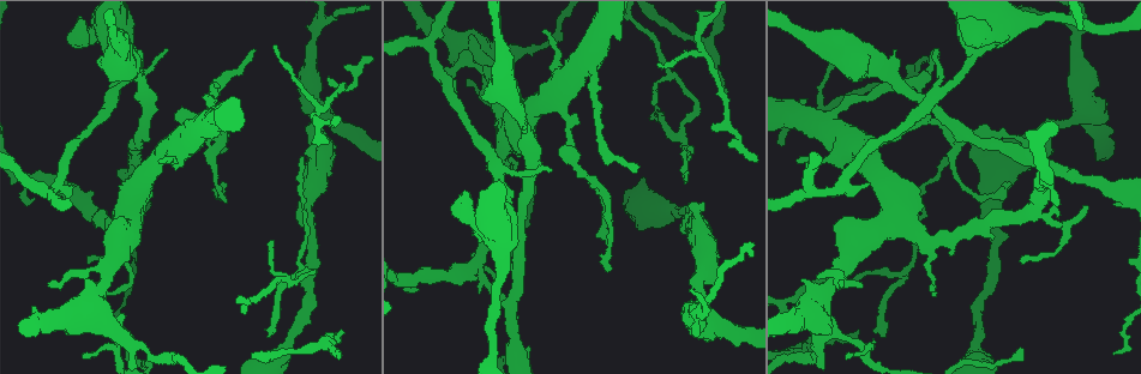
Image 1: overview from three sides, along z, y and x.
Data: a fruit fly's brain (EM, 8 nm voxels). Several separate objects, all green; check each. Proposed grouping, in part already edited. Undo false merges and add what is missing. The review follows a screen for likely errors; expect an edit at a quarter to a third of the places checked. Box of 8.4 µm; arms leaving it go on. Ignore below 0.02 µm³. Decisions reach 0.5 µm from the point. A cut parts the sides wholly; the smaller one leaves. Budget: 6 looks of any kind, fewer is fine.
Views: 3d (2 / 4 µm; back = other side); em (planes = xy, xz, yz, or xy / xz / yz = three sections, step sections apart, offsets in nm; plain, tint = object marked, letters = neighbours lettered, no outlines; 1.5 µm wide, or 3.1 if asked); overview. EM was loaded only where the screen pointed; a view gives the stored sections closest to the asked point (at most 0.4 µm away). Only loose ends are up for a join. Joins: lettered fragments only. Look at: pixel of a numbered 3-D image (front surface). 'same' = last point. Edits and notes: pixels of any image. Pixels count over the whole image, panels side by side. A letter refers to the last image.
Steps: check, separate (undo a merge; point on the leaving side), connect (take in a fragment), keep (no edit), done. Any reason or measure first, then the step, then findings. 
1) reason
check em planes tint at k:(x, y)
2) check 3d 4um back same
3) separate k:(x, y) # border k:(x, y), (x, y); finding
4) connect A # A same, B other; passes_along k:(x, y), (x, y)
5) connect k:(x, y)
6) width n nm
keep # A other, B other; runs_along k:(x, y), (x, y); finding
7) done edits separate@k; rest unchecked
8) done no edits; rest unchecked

check em planes letters at 1:(223, 183)

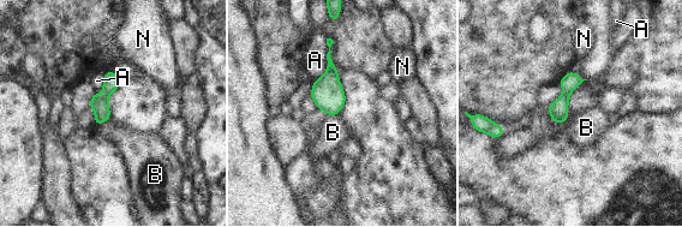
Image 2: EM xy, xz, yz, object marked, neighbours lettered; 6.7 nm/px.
keep # A other, B other, N other; border 2:(327, 39), (327, 70), (312, 82); no lettered fragment goes on from it

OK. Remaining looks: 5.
check 3d 4um at 1:(320, 346)

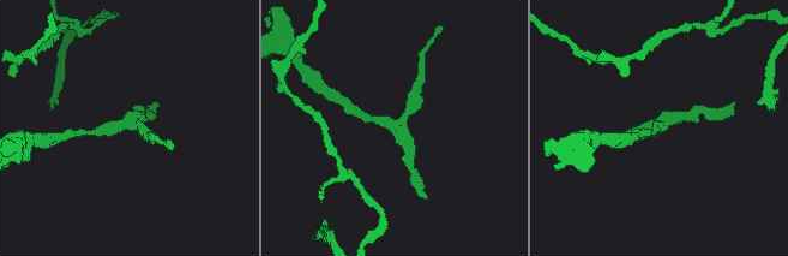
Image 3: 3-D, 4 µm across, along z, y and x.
check em planes tint at 3:(662, 122)

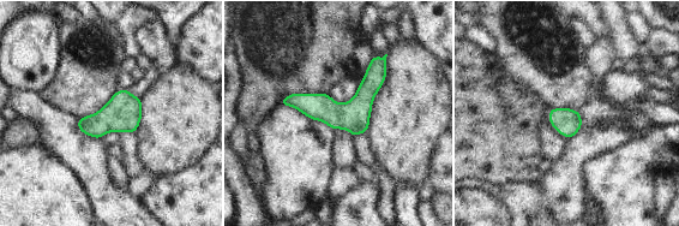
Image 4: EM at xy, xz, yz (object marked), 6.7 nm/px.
see the neighbours
check em planes letters same

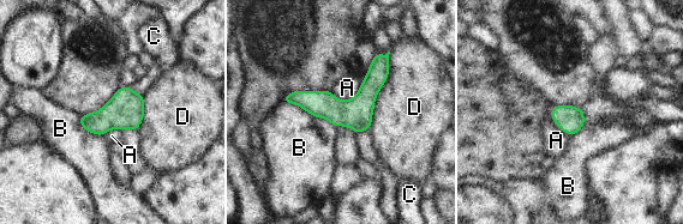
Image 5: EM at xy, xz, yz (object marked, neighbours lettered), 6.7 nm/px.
keep # A other, B other, C other, D other; all the same cell

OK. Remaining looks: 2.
an open end
check em xy step 8 letters at 1:(653, 117)

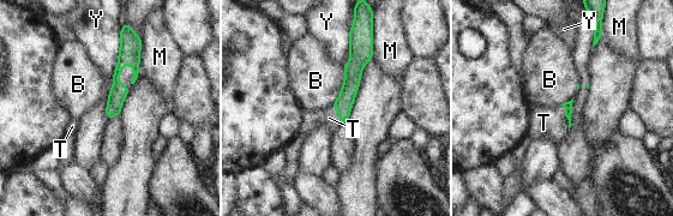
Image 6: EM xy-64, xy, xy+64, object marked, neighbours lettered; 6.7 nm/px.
another direction
check em planes letters same

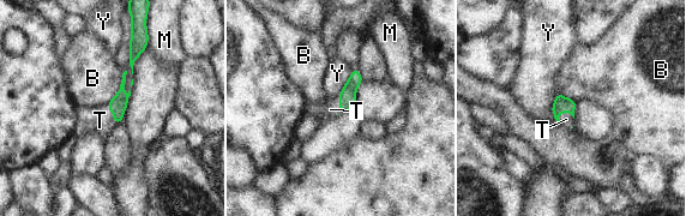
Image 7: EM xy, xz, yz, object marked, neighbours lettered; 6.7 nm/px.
connect T # B other, M other, T same, Y other; passes_along 7:(561, 103), (565, 110), (566, 119); the cell continues

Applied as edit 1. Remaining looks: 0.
done edits connect@7; rest unchecked

